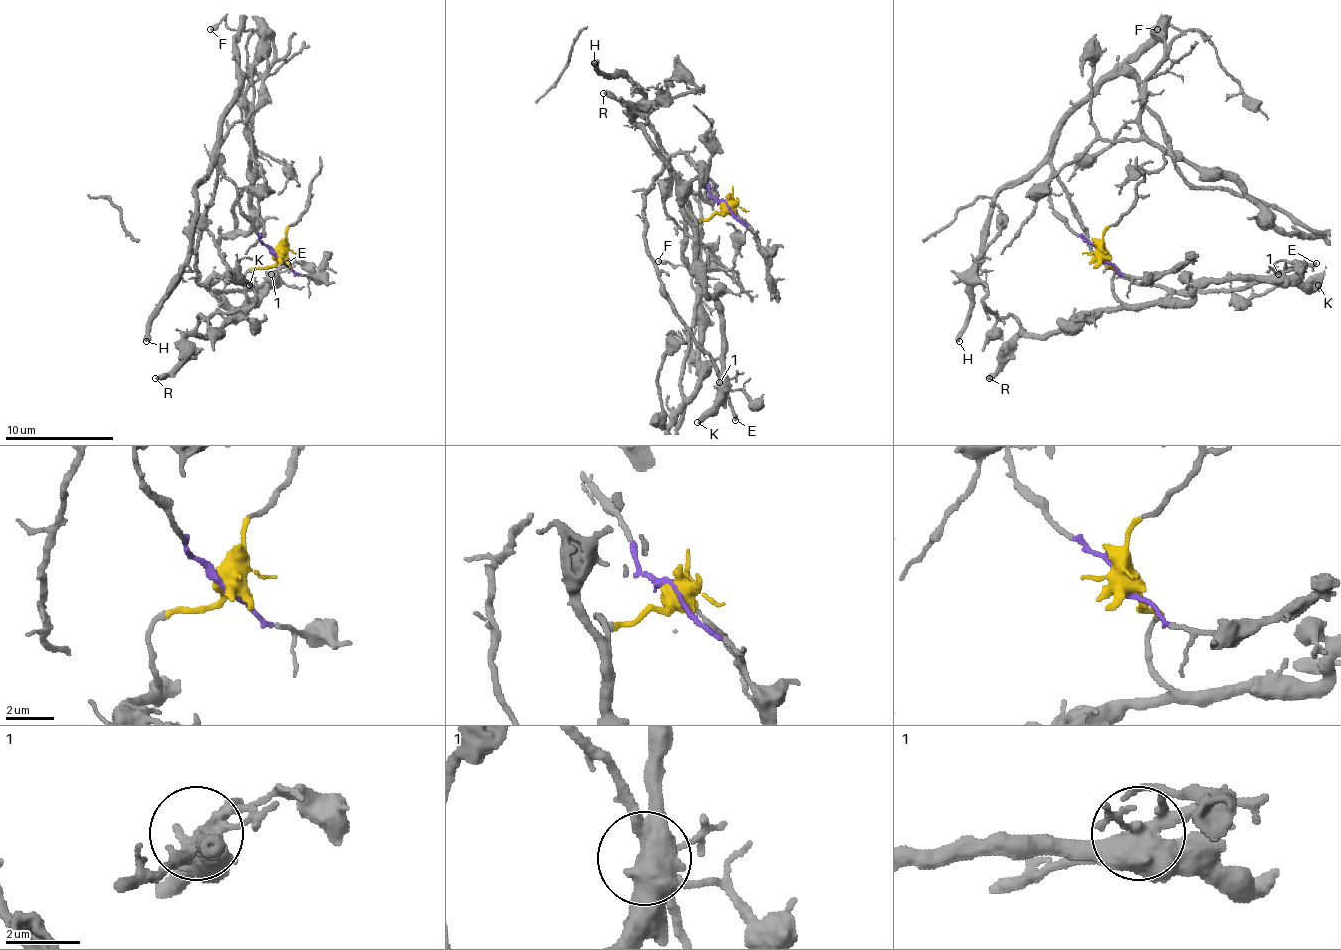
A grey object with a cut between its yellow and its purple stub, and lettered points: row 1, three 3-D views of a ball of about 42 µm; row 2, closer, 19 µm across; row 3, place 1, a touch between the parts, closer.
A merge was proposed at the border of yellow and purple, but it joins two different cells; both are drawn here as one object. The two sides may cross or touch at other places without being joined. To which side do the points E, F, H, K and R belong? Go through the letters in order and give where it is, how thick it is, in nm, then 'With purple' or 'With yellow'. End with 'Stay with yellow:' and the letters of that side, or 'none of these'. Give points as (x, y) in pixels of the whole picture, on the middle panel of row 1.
E: Place: (735, 420). Thickness 260 nm. With purple
F: Place: (658, 261). Thickness 320 nm. With purple
H: Place: (594, 63). Thickness 380 nm. With purple
K: Place: (697, 422). Thickness 360 nm. With yellow
R: Place: (603, 93). Thickness 360 nm. With yellow
Stay with yellow: K, R

